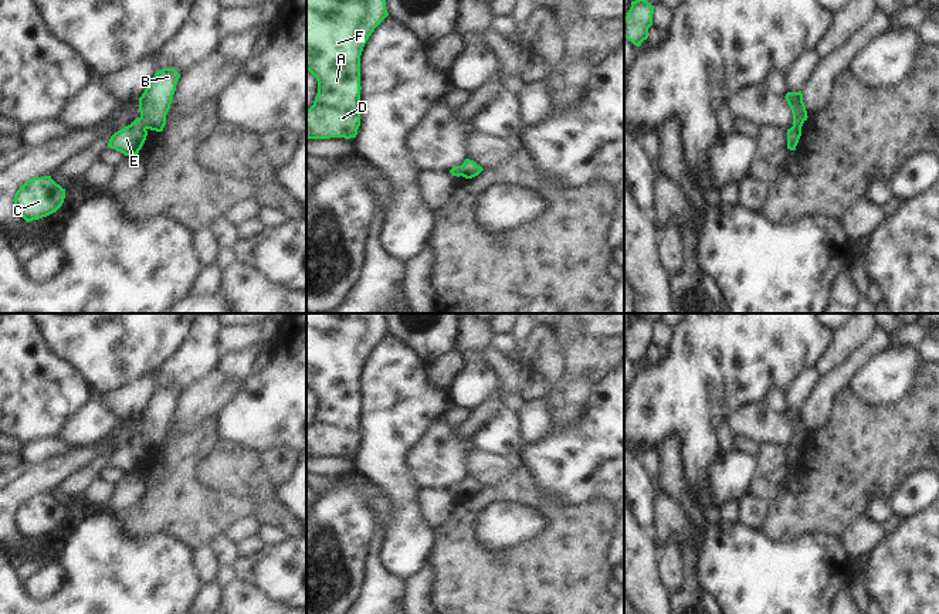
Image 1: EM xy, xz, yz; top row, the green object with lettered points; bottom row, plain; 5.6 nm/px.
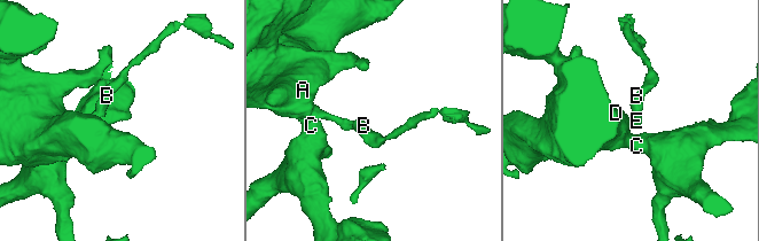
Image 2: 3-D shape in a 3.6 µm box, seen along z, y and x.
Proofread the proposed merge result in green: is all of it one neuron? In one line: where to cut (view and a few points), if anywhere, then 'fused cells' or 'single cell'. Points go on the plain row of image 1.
no cut | single cell

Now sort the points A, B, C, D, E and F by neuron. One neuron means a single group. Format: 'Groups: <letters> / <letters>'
Groups: A B C D E F

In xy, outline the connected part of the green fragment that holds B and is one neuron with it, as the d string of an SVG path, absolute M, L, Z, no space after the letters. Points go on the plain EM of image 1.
M174 386L156 389L139 415L140 434L130 442L115 450L109 457L108 465L125 474L138 472L146 458L149 447L162 450L179 396L180 391Z

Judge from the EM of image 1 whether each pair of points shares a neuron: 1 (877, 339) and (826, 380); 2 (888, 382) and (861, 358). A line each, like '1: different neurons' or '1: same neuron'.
1: same neuron
2: different neurons

